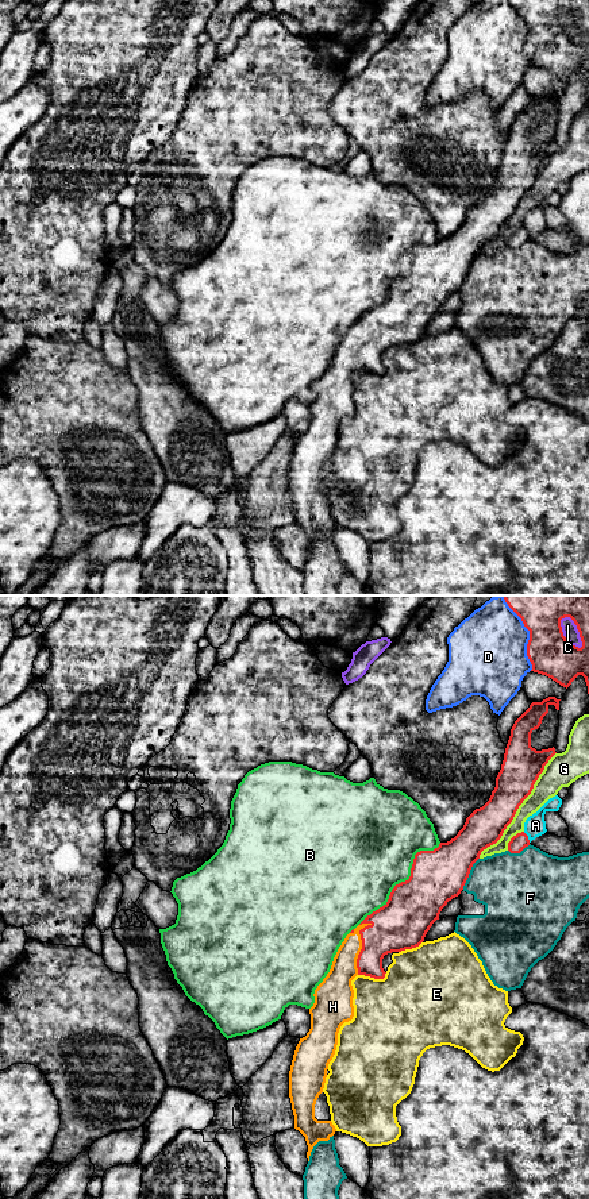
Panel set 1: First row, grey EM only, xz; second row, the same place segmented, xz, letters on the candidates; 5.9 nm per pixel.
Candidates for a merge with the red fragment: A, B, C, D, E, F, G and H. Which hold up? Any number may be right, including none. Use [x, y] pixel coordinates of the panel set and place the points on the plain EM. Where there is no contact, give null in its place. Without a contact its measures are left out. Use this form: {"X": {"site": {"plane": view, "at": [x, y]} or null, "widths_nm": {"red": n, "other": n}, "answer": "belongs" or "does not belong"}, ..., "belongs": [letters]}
{"A": {"site": {"plane": "xz", "at": [527, 232]}, "widths_nm": {"red": 100, "other": 130}, "answer": "does not belong"}, "B": {"site": {"plane": "xz", "at": [405, 276]}, "widths_nm": {"red": 320, "other": 460}, "answer": "does not belong"}, "C": {"site": {"plane": "xz", "at": [562, 30]}, "widths_nm": {"red": 260, "other": 90}, "answer": "does not belong"}, "D": {"site": {"plane": "xz", "at": [530, 33]}, "widths_nm": {"red": 260, "other": 440}, "answer": "does not belong"}, "E": {"site": {"plane": "xz", "at": [373, 371]}, "widths_nm": {"red": 220, "other": 440}, "answer": "does not belong"}, "F": {"site": {"plane": "xz", "at": [469, 268]}, "widths_nm": {"red": 320, "other": 380}, "answer": "does not belong"}, "G": {"site": {"plane": "xz", "at": [518, 203]}, "widths_nm": {"red": 240, "other": 150}, "answer": "does not belong"}, "H": {"site": {"plane": "xz", "at": [362, 342]}, "widths_nm": {"red": 300, "other": 160}, "answer": "belongs"}, "belongs": ["H"]}

